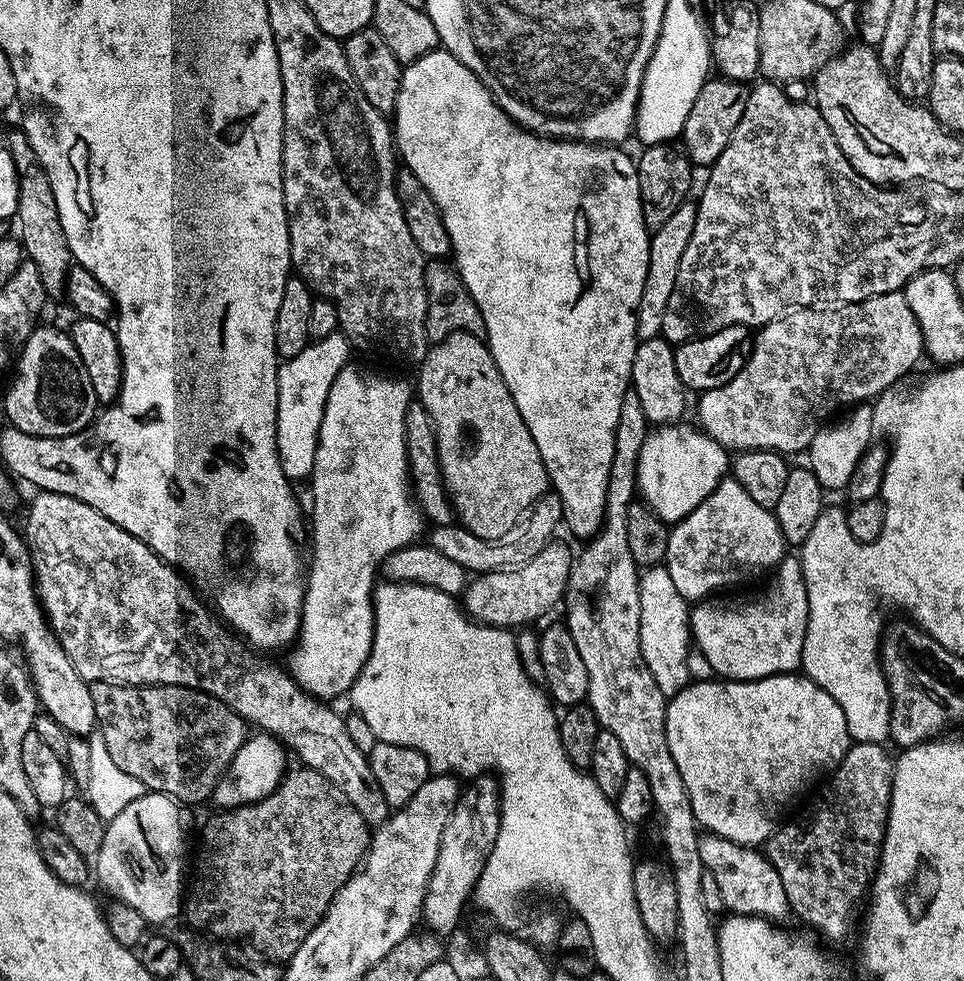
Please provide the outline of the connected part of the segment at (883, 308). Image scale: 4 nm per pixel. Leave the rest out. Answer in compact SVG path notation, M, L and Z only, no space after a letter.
M903 291L878 294L853 304L797 308L791 312L785 312L783 316L779 316L776 320L770 321L769 324L763 325L757 332L760 333L757 336L755 333L754 339L751 341L748 360L742 366L742 370L738 370L738 374L734 374L734 378L730 378L730 382L726 382L726 386L718 386L709 392L701 392L698 396L700 405L697 406L696 412L700 415L699 427L707 436L714 438L714 442L718 442L723 448L729 450L770 448L781 454L789 454L788 452L803 453L807 449L808 443L814 438L814 434L820 431L822 425L829 419L827 416L839 404L856 406L861 402L868 402L868 399L871 401L873 398L887 393L891 389L888 387L891 384L898 383L919 362L920 356L922 360L922 357L925 355L924 338L918 324L918 318L914 318L914 310L910 310L910 306L906 306L906 298Z

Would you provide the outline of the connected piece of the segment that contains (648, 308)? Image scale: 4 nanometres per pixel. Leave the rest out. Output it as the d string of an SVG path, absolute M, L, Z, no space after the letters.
M685 202L678 210L674 210L674 214L670 214L669 220L662 225L662 230L651 233L648 242L650 262L646 270L646 286L642 286L642 298L636 311L636 334L640 340L649 340L660 335L662 314L666 314L666 305L670 303L674 282L678 282L678 262L682 262L682 254L686 254L695 221L696 204Z

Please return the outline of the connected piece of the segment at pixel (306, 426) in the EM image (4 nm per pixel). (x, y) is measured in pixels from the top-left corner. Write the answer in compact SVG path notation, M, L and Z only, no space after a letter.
M337 330L326 338L309 342L302 354L279 365L276 445L280 465L288 480L307 481L311 477L314 454L318 446L318 430L322 426L322 414L326 410L326 398L330 394L334 378L338 378L345 364L349 363L348 351L348 337Z

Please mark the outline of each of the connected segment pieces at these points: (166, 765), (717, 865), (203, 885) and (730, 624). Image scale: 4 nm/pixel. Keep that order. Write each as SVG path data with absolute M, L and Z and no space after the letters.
M93 680L90 687L98 730L115 764L138 778L147 791L171 796L181 805L207 801L245 742L246 721L230 706L197 688L129 686L105 680Z
M704 834L698 842L698 855L702 857L704 871L714 874L714 879L718 882L718 890L722 894L722 902L729 913L738 916L763 916L765 920L773 922L783 921L780 919L784 915L786 917L789 915L786 890L782 890L782 878L778 878L778 870L774 870L774 866L763 851L746 844L735 844L721 836Z
M303 766L285 771L280 785L266 798L213 813L200 832L200 857L196 860L200 881L193 888L191 885L186 900L186 916L188 912L193 924L189 925L196 930L208 927L216 938L245 936L261 956L273 962L291 960L306 934L318 926L338 890L360 867L368 852L370 825L330 778Z
M792 554L785 555L776 565L772 578L760 600L744 600L741 604L735 604L732 600L705 598L691 609L691 639L699 652L706 654L706 662L710 662L717 677L724 680L761 680L767 676L792 674L801 667L810 602L806 598L806 578L802 574L799 559Z

